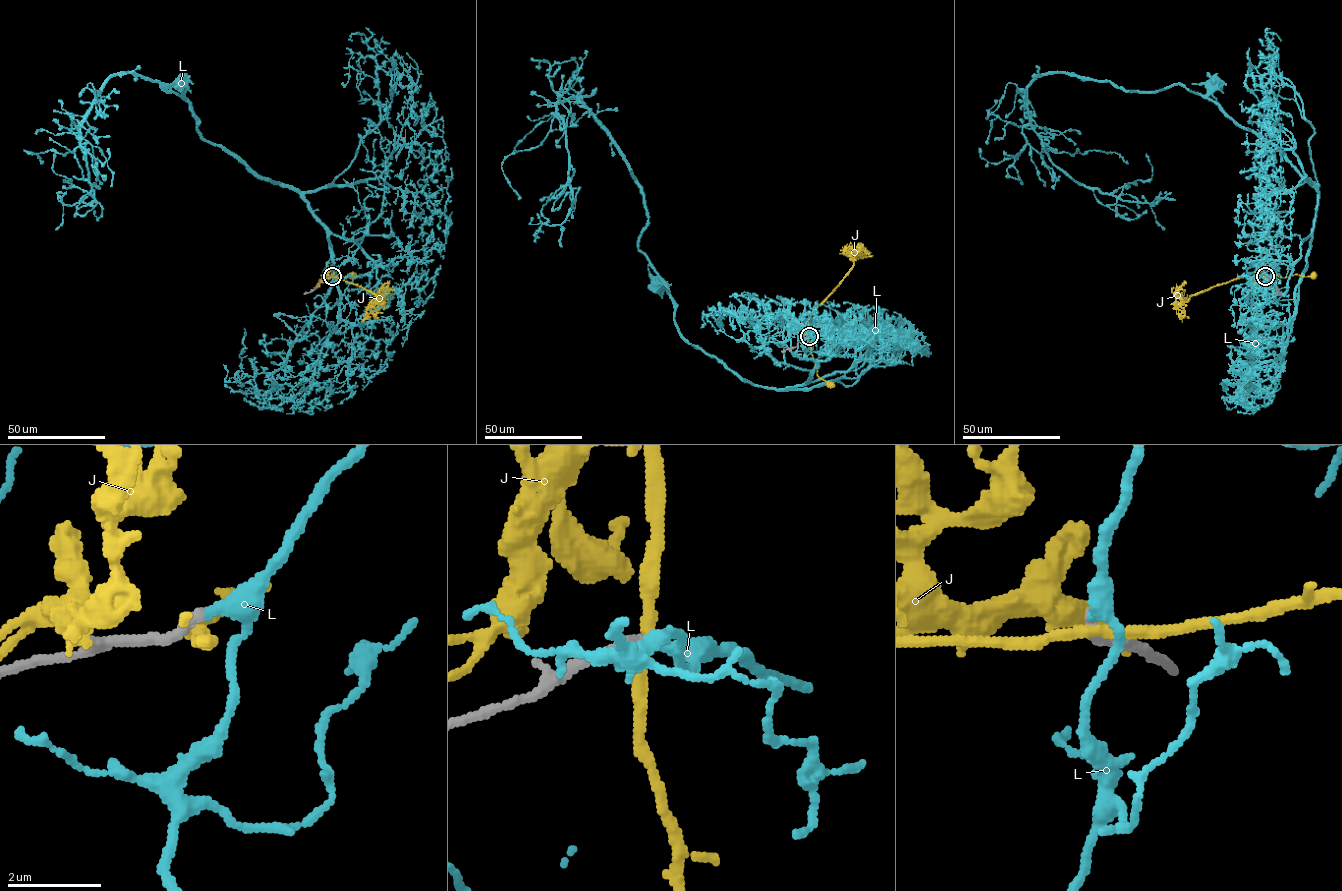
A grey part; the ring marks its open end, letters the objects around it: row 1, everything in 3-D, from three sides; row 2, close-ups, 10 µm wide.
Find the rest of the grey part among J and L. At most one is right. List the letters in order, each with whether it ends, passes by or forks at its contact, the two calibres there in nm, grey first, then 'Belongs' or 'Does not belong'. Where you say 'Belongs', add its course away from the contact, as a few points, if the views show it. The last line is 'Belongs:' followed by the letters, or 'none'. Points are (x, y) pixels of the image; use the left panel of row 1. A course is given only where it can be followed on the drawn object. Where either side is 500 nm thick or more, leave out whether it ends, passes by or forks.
J: It passes by. Thickness 260 nm (grey) against 240 nm. Does not belong
L: It passes by. Thickness 240 nm (grey) against 240 nm. Belongs. Its course: (331, 276), (381, 212), (384, 191), (366, 181), (304, 191), (262, 179), (197, 131), (179, 86)
Belongs: L

